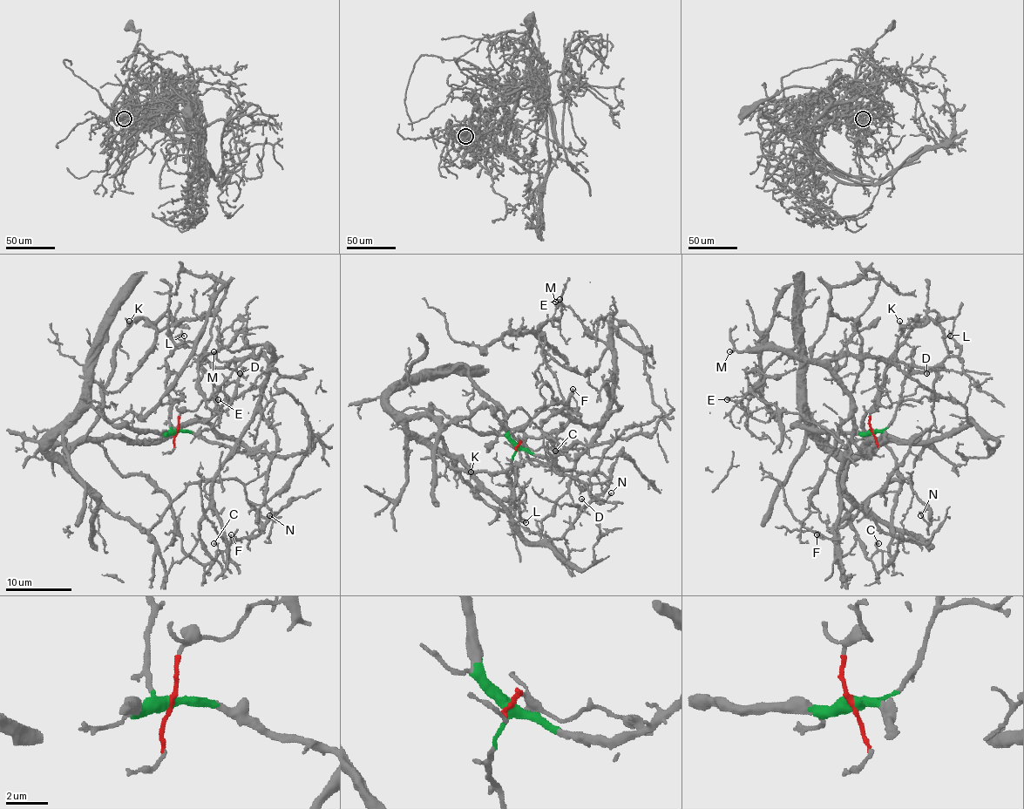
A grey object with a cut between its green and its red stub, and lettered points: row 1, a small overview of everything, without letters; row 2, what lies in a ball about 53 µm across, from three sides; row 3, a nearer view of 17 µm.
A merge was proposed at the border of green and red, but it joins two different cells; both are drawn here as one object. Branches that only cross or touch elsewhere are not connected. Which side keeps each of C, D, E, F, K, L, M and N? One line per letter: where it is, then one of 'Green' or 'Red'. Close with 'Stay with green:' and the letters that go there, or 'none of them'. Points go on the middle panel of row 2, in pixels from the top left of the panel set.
C: Place: (555, 451). Red
D: Place: (581, 499). Red
E: Place: (559, 299). Red
F: Place: (573, 389). Red
K: Place: (471, 472). Green
L: Place: (525, 522). Red
M: Place: (555, 302). Red
N: Place: (611, 492). Green
Stay with green: K, N

